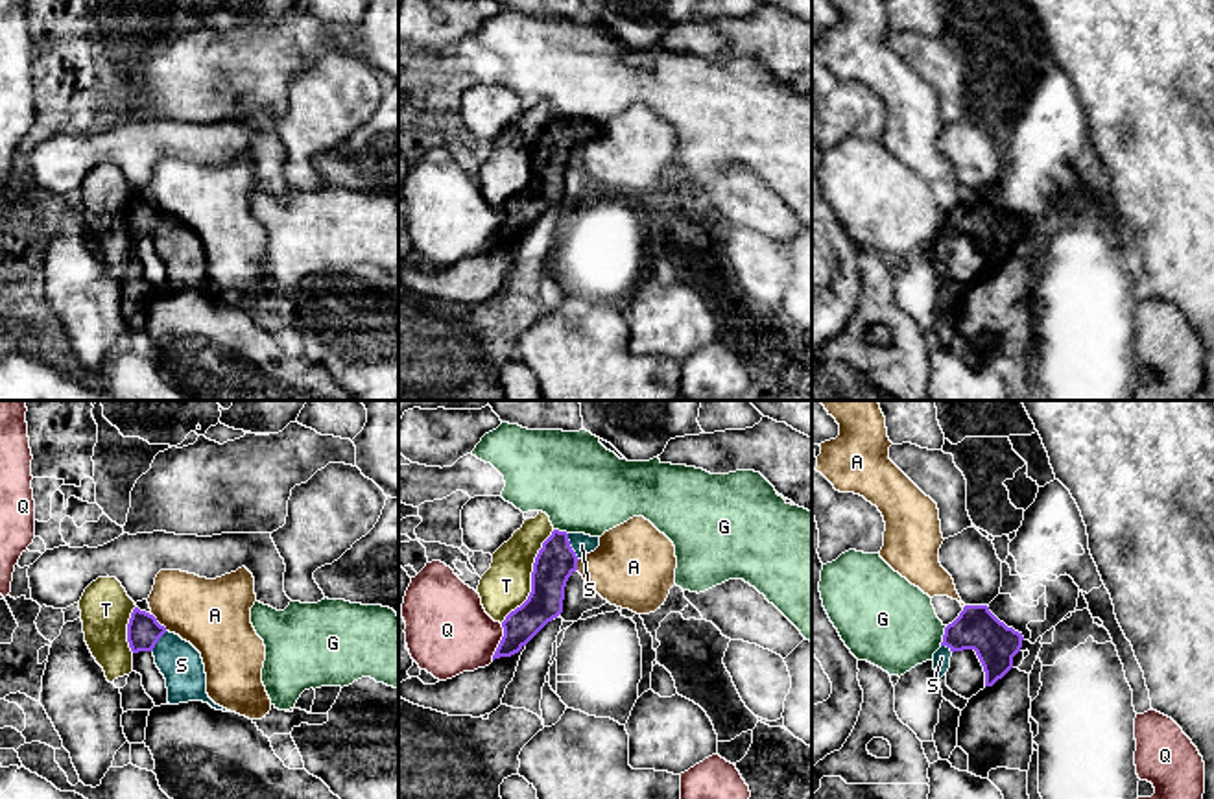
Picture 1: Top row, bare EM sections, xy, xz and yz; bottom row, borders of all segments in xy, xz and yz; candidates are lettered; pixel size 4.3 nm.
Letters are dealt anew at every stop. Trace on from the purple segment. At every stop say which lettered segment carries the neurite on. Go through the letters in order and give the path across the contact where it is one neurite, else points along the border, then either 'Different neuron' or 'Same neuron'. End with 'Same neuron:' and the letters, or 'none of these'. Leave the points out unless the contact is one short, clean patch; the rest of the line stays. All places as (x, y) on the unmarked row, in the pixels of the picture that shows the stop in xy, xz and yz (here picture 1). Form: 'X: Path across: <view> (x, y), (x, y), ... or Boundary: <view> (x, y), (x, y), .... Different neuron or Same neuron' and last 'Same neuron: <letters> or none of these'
A: Boundary: xy (152, 200), (166, 216). Different neuron
G: Boundary: yz (947, 213), (940, 231). Different neuron
Q: Different neuron
S: Path across: xz (556, 148), (571, 133), (582, 131). Same neuron
T: Different neuron
Same neuron: S

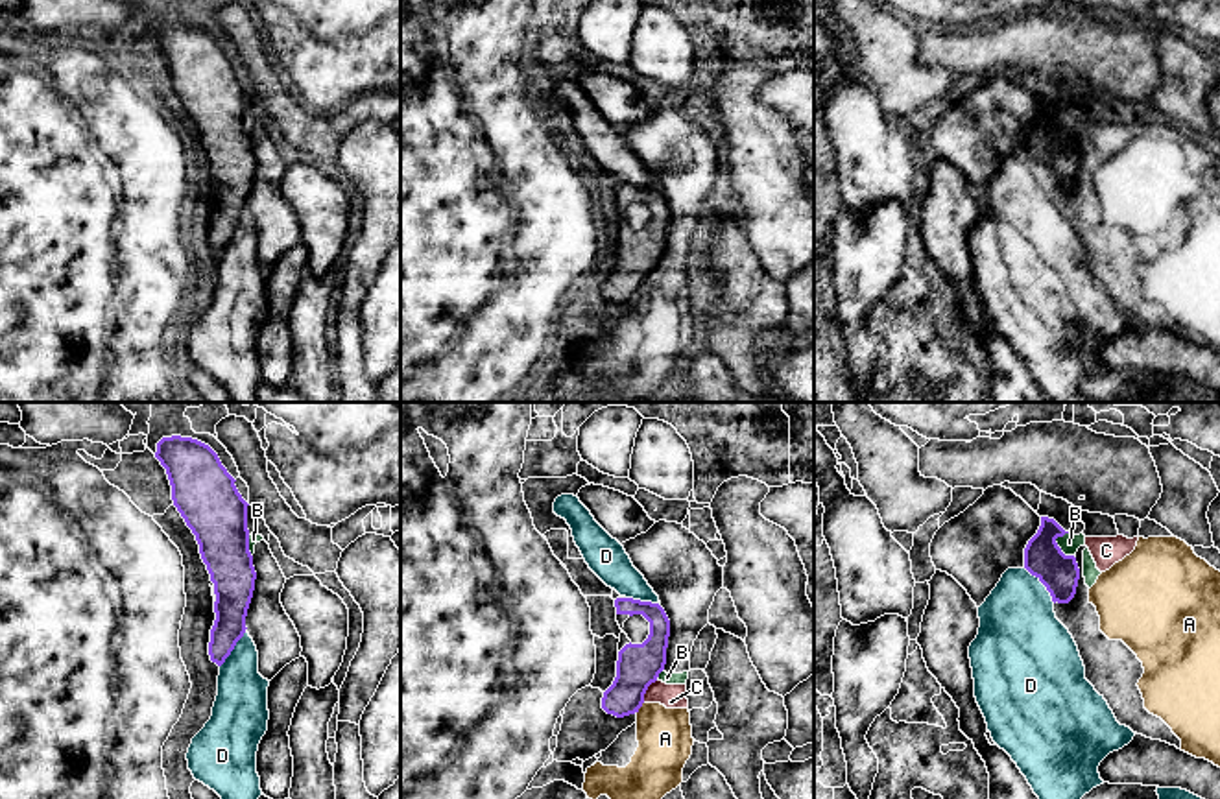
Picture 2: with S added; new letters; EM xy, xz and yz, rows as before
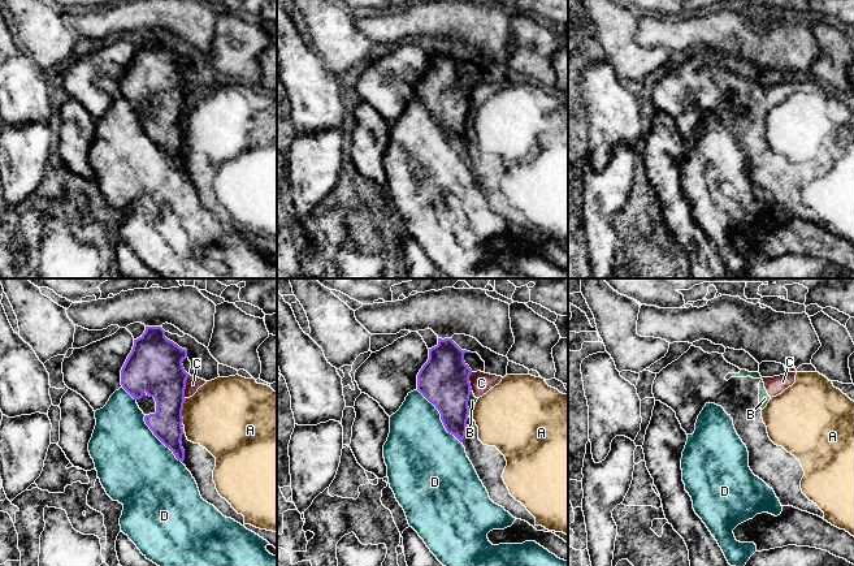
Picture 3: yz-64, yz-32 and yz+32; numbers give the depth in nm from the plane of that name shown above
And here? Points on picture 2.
A: Different neuron
B: Boundary: yz (1058, 122), (1056, 130), (1060, 135), (1075, 144). Different neuron
C: Boundary: xz (657, 266), (648, 274), (643, 288). Different neuron
D: Different neuron
Same neuron: none of these

